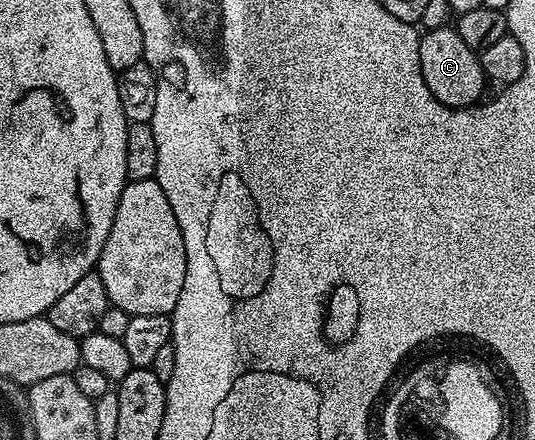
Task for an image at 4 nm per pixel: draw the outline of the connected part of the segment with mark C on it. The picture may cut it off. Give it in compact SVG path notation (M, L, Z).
M456 27L431 29L421 36L419 42L419 66L427 90L448 108L472 108L482 99L481 91L487 87L485 72L481 68L481 57L459 38Z

